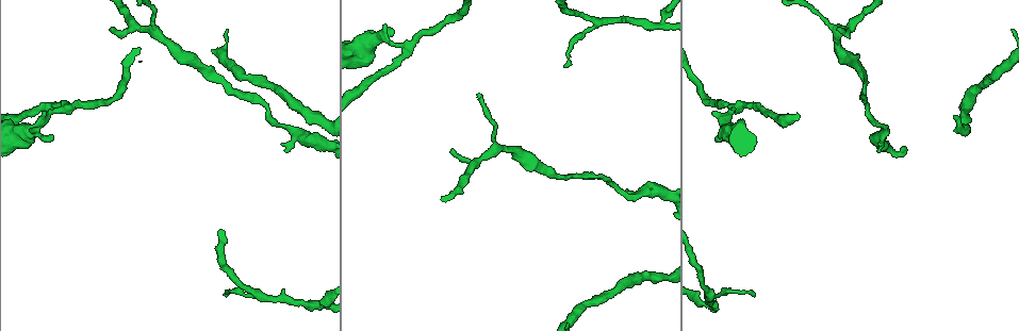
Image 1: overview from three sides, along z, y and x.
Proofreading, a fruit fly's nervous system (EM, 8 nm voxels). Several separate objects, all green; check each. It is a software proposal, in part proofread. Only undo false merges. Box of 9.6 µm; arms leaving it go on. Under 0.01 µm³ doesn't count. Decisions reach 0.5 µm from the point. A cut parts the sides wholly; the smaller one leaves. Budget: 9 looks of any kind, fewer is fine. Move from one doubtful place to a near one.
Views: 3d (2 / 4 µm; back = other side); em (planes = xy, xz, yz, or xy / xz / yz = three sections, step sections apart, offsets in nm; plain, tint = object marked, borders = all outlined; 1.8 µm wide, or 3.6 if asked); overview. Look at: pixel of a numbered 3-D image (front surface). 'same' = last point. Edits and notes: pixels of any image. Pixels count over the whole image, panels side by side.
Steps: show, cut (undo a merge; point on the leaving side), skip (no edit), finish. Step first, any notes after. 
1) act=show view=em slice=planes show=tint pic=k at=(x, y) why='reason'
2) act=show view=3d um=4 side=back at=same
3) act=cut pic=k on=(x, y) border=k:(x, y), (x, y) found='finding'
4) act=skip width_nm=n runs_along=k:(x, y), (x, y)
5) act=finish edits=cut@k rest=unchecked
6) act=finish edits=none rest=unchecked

act=show view=3d um=4 pic=1 at=(301, 138) why='thick turns thin'

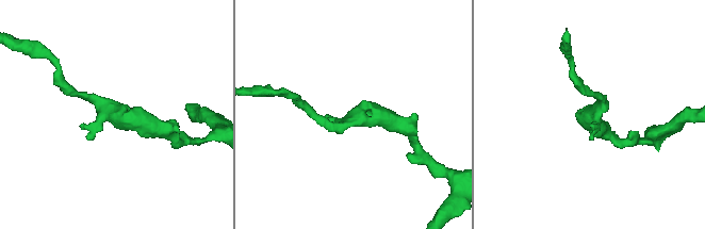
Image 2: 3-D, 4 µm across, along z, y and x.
act=show view=em slice=xy step=4 show=tint pic=2 at=(352, 118)

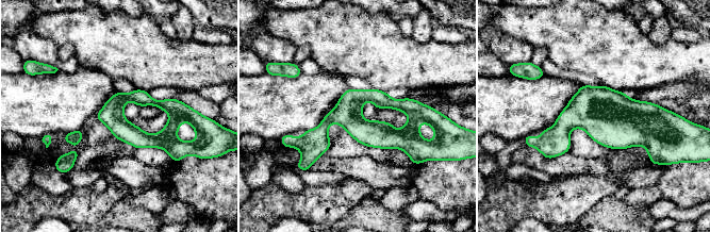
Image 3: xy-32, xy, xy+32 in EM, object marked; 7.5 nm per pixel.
act=show view=em slice=planes show=tint at=same

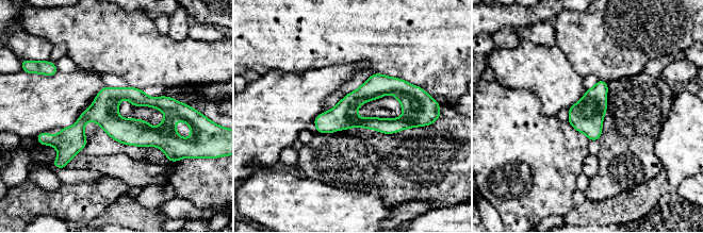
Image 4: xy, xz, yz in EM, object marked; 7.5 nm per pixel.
act=skip runs_along=4:(178, 109), (115, 95), (55, 138) found='one cell here'

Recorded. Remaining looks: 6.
act=show view=em slice=xy step=8 show=tint pic=1 at=(257, 292) why='three-way junction'

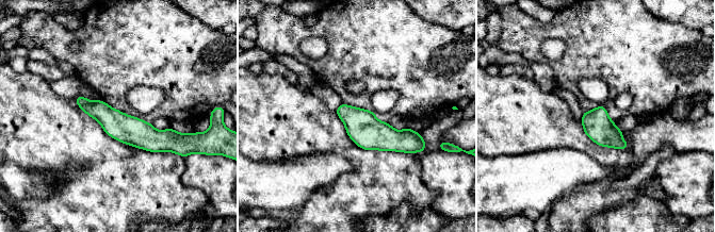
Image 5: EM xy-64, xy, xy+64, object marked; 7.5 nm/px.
act=skip found='continuous, no second cell'

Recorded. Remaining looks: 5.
act=show view=3d um=2 pic=1 at=(714, 306) why='abrupt turn'

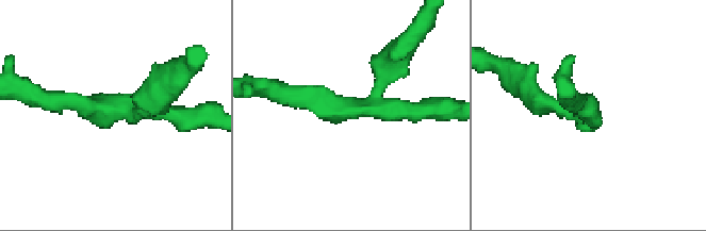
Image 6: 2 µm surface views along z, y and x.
act=show view=em slice=planes show=tint pic=6 at=(373, 106) why='shape alone is not enough'

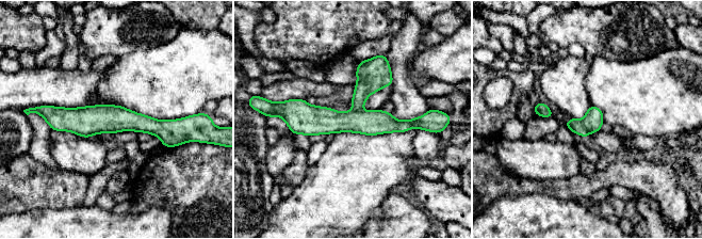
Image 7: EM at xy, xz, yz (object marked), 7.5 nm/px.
act=cut pic=7 on=(576, 126) width_nm=150 border=7:(581, 121), (588, 133) found='two cells meet here'

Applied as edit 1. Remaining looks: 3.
act=finish edits=cut@7 rest=unchecked

